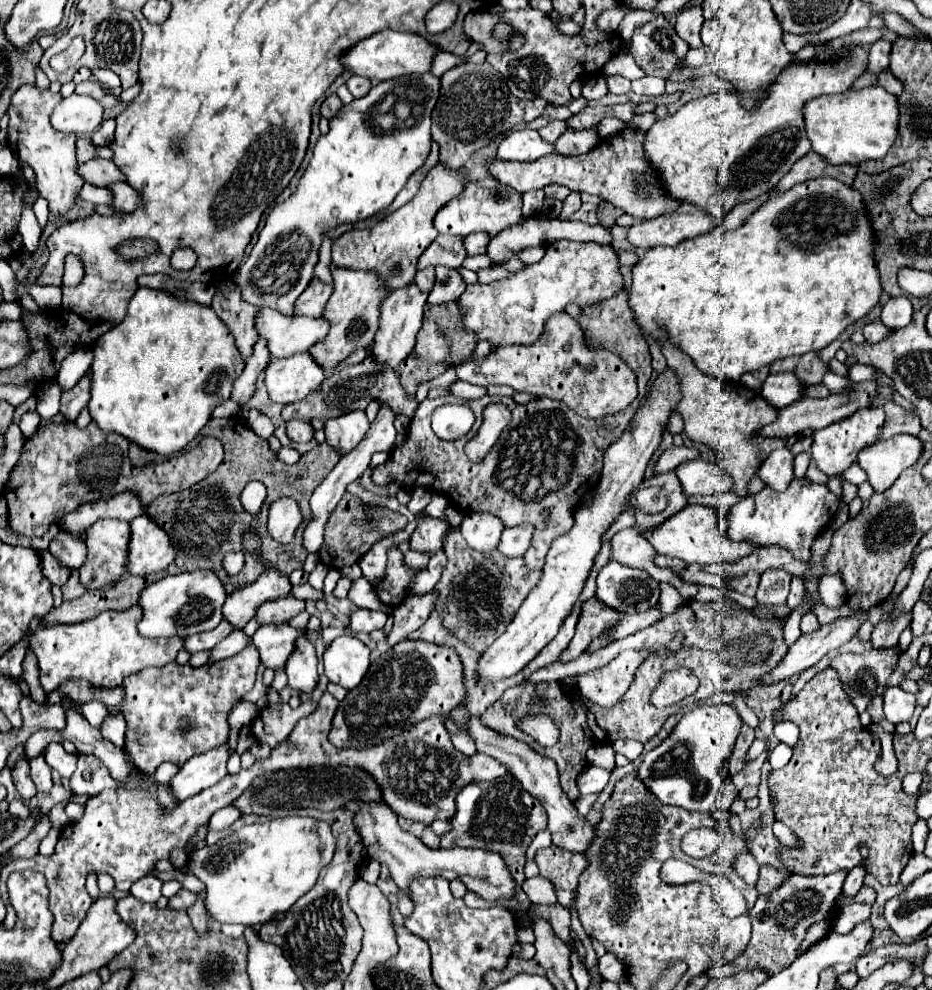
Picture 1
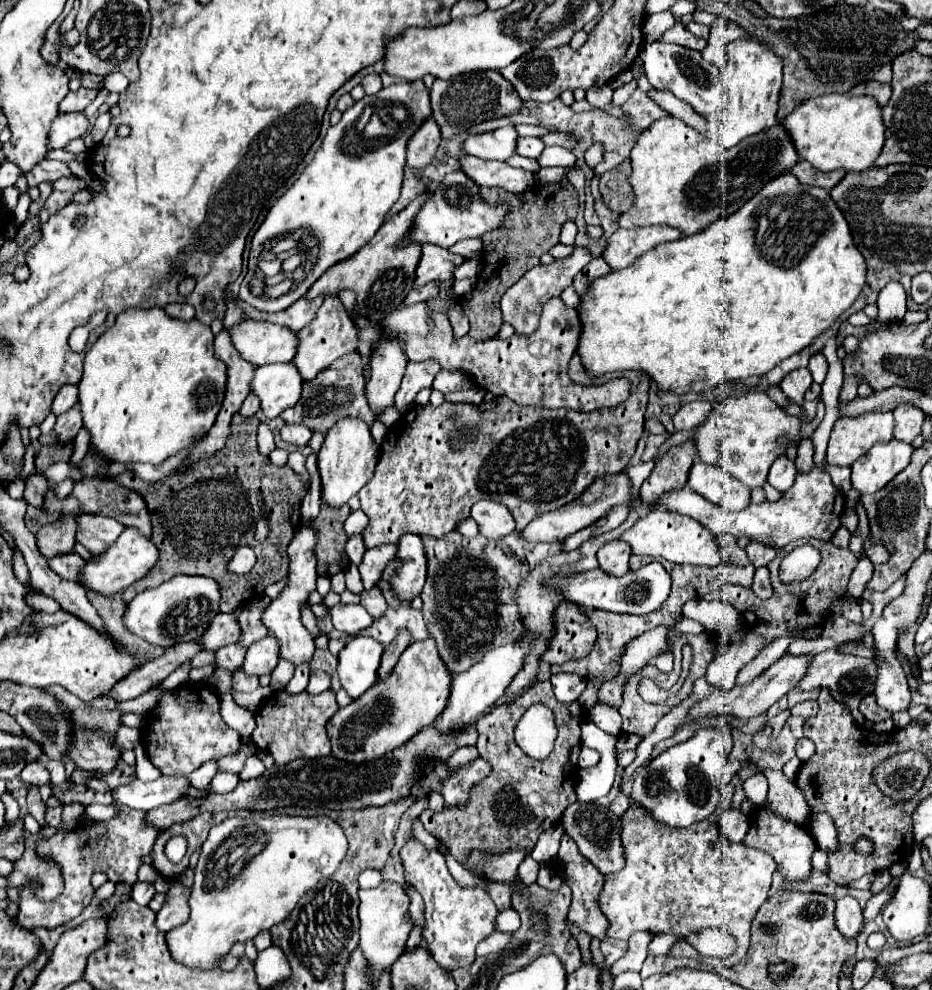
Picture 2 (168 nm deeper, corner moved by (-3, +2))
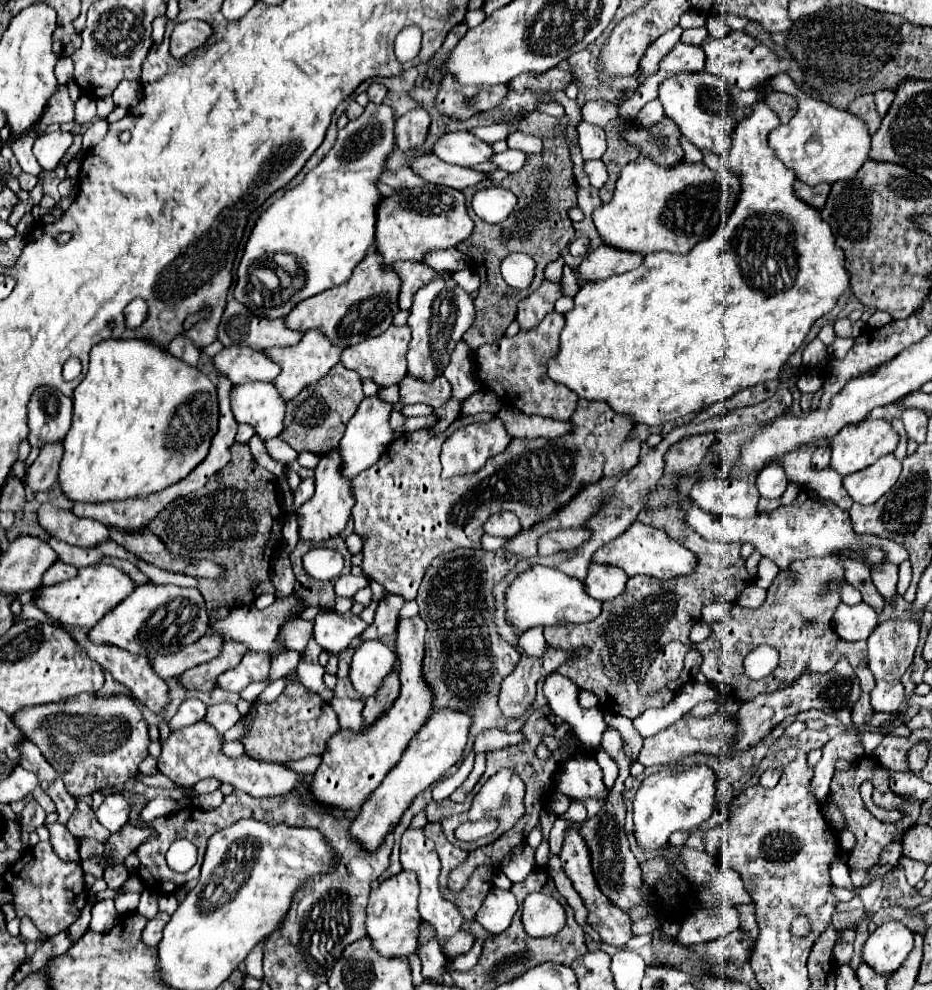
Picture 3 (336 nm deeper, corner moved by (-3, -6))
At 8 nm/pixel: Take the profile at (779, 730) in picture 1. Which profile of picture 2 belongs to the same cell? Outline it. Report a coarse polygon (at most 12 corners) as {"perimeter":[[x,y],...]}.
{"perimeter":[[797,741],[797,757],[805,763],[815,753],[813,741]]}

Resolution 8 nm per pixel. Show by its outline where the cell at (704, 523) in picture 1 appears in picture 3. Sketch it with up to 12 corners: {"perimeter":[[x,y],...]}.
{"perimeter":[[637,521],[591,561],[627,577],[687,575],[695,555]]}

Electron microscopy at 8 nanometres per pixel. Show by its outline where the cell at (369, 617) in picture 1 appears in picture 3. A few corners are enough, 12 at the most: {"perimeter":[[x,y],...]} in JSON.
{"perimeter":[[319,611],[313,637],[341,653],[365,631],[351,611]]}

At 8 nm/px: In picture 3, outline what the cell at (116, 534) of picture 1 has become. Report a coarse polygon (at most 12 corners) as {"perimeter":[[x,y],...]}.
{"perimeter":[[45,503],[39,525],[69,545],[95,547],[107,531],[95,519]]}

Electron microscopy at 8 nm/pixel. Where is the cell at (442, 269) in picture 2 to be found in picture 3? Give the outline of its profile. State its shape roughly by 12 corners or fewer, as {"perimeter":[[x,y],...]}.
{"perimeter":[[395,261],[401,279],[399,309],[407,311],[419,287],[437,271],[419,261]]}

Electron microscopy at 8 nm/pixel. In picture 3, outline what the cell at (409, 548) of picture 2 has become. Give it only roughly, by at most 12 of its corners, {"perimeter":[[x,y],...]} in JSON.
{"perimeter":[[387,595],[359,641],[395,633],[405,599]]}

